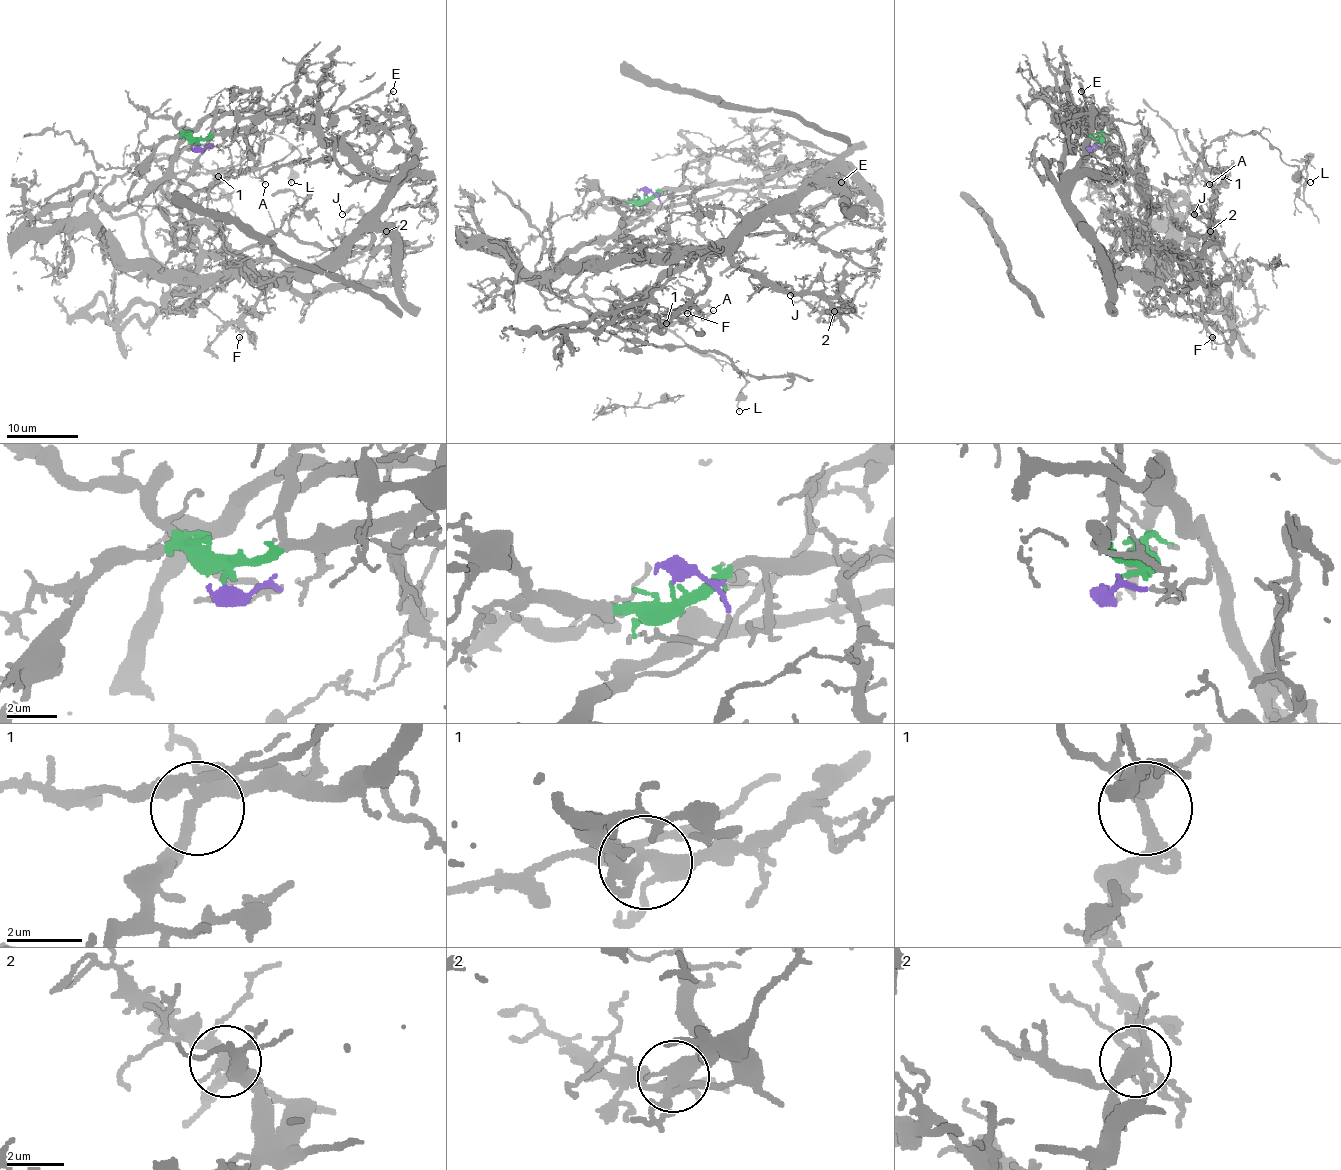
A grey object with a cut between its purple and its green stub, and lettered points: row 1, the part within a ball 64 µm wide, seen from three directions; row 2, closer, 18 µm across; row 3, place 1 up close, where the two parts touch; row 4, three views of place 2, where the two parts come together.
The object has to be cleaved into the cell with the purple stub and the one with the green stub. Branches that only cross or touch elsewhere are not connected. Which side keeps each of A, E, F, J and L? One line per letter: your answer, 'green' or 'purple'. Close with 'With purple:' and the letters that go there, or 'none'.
A: green
E: green
F: green
J: green
L: purple
With purple: L

